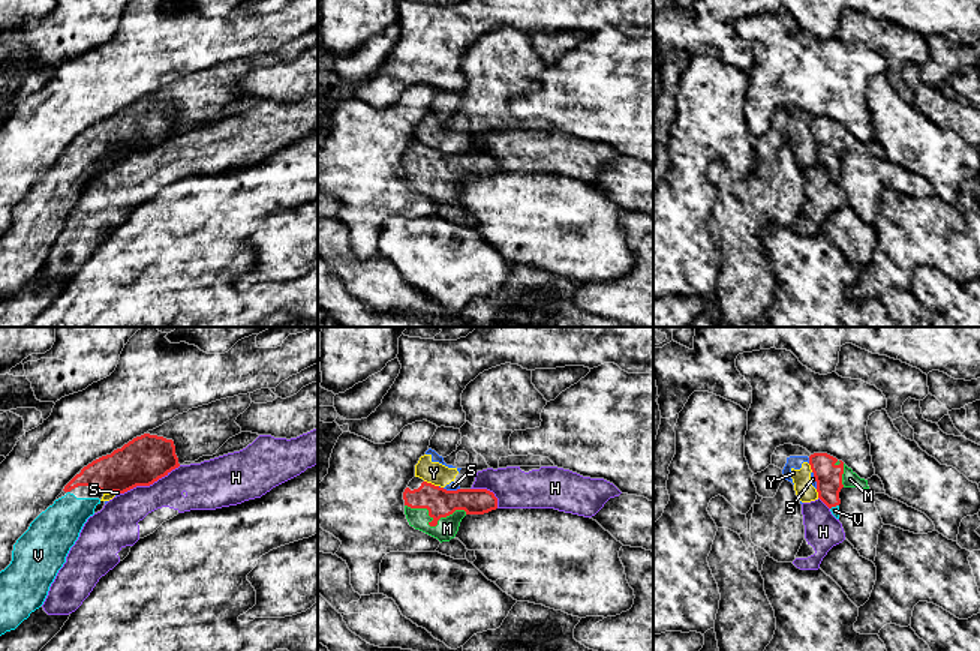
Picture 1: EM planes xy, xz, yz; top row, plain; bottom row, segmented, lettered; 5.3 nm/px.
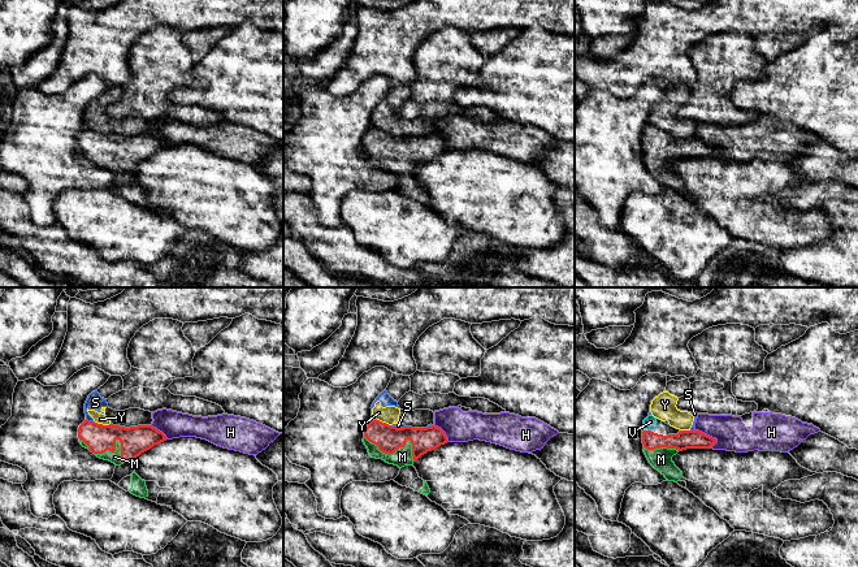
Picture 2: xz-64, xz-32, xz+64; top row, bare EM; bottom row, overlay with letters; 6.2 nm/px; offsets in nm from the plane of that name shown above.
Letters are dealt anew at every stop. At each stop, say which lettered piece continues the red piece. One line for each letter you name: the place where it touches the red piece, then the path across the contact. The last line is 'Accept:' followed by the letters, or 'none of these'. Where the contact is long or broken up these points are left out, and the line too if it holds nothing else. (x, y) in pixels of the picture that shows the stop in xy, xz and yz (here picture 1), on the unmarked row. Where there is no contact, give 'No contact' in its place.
M: Touches red at xz (430, 189)
V: Touches red at yz (833, 170). Path across: yz (829, 141), (829, 159), (833, 170), (835, 174)
Accept: M, V

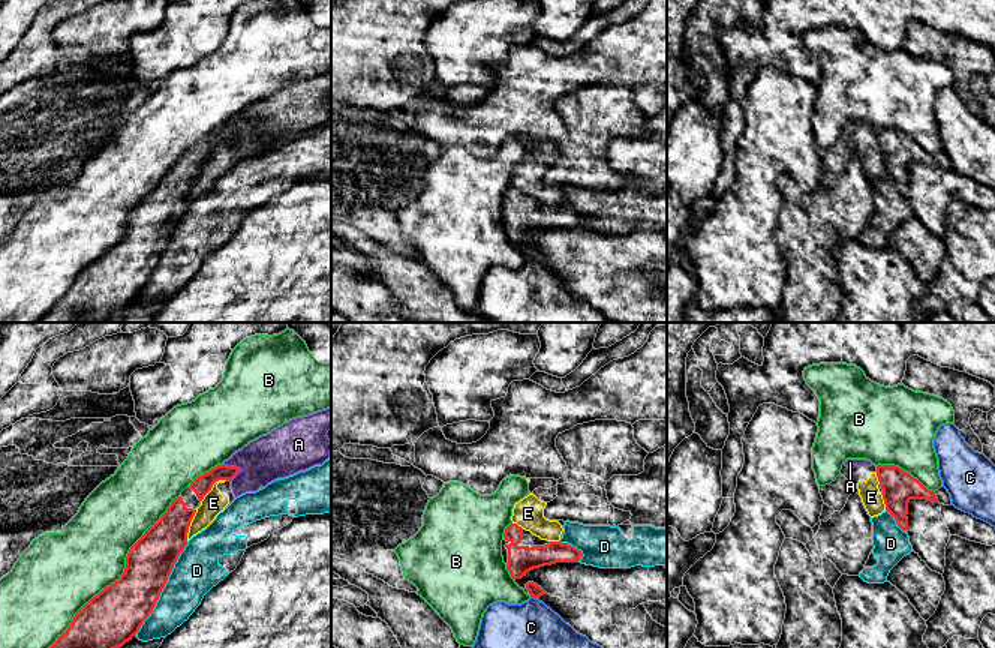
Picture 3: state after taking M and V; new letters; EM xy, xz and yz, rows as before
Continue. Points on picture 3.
Accept: none of these

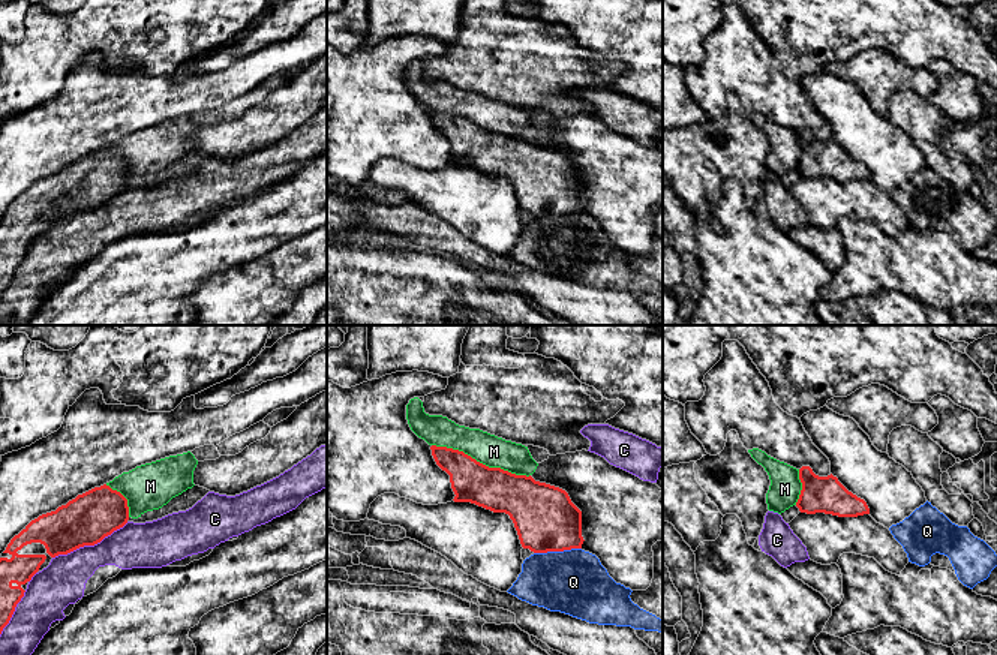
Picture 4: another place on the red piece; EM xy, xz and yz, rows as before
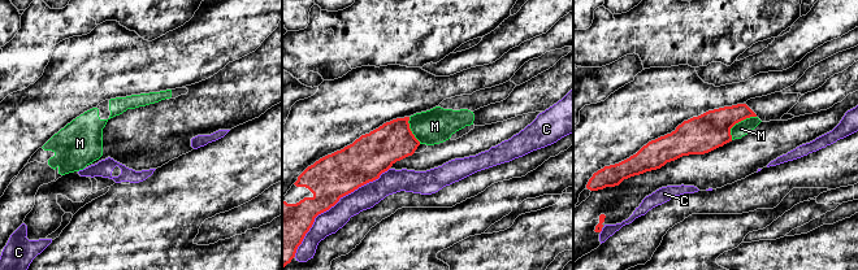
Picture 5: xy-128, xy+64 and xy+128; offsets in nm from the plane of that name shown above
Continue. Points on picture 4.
Accept: none of these

